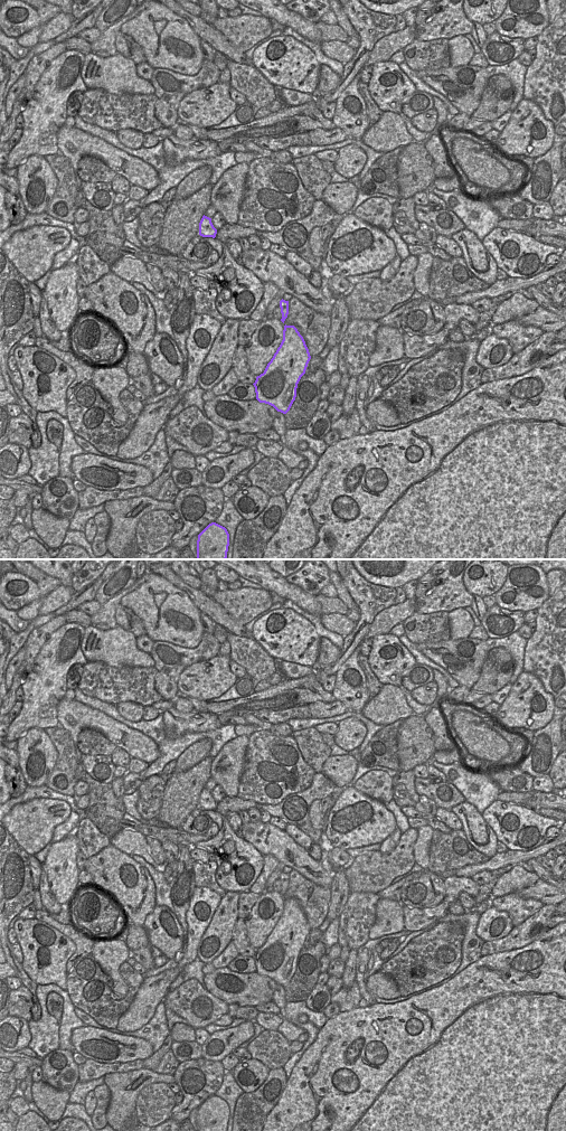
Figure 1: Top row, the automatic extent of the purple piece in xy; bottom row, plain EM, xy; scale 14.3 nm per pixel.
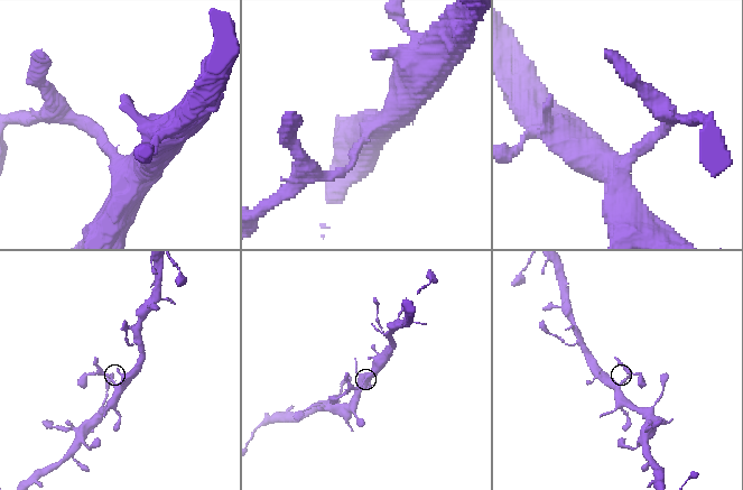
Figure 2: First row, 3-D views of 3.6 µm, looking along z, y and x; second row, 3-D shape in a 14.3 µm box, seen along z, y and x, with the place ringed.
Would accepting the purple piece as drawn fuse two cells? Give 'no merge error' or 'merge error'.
merge error

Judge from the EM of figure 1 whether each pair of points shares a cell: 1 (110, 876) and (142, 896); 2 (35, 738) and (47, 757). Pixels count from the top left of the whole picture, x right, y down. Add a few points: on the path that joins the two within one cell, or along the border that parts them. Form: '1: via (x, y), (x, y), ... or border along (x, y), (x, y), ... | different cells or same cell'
1: via (118, 878), (134, 892) | same cell
2: via (40, 740), (43, 752) | same cell

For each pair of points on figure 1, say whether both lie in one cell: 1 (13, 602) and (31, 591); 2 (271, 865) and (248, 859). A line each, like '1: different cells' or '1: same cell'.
1: same cell
2: different cells

